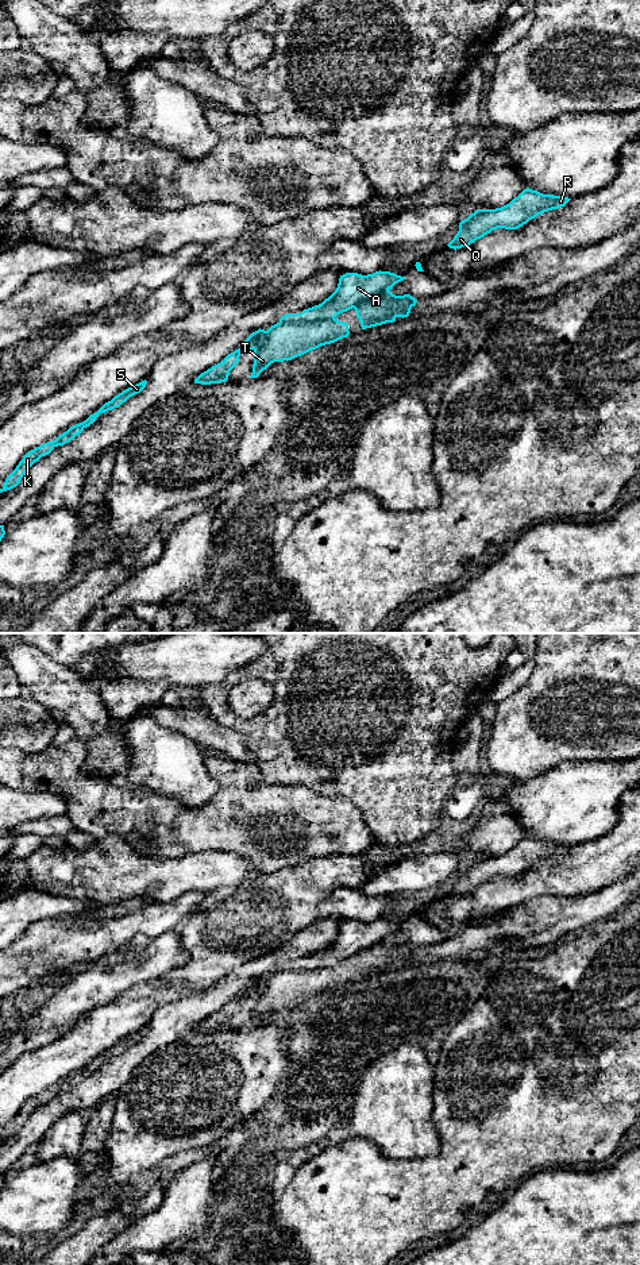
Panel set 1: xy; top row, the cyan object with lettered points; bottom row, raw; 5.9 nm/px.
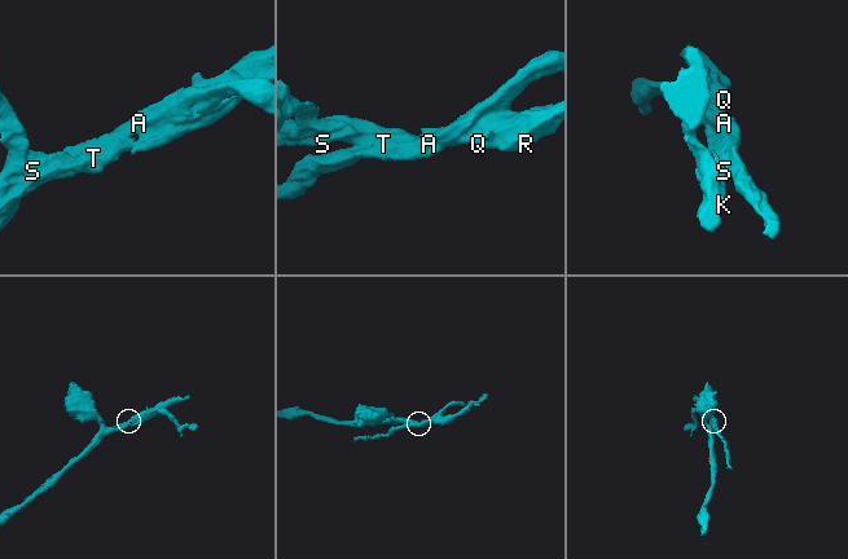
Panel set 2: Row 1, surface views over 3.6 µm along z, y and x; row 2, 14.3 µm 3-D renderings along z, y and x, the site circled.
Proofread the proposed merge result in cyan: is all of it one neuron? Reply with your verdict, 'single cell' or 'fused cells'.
fused cells

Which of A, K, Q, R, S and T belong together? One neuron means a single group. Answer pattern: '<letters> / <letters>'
A / K Q R S T

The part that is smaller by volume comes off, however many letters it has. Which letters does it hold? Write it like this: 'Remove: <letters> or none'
Remove: A

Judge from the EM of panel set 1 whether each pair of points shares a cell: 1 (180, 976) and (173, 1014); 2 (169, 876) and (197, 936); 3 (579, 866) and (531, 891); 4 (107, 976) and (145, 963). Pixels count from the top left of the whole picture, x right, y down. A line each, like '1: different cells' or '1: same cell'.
1: different cells
2: different cells
3: same cell
4: same cell

